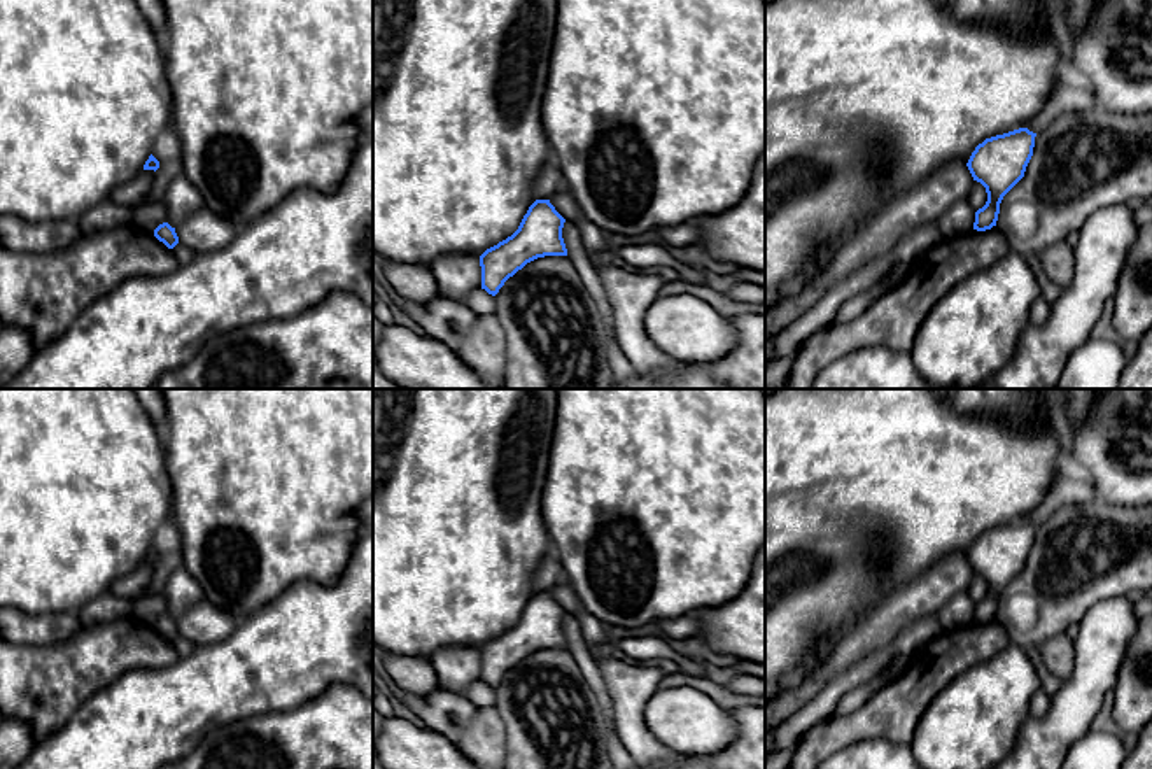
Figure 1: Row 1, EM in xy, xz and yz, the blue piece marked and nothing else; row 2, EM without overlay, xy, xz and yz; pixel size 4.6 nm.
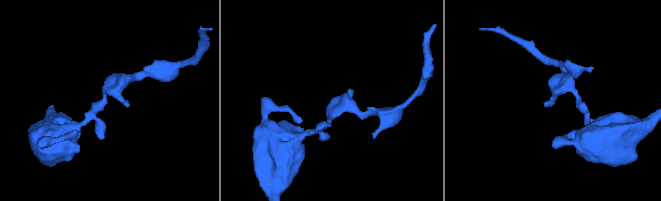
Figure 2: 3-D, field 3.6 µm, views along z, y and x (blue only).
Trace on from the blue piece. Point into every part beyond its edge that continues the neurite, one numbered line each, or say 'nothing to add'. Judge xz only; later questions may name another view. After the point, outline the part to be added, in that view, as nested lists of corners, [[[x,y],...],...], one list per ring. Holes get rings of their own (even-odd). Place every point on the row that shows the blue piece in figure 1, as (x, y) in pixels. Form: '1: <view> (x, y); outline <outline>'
nothing to add

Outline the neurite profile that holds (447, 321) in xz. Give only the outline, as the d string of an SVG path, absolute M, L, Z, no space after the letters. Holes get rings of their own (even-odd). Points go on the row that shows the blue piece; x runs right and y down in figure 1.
M441 294L427 303L399 300L399 305L424 329L425 336L445 343L455 354L476 321L476 314L466 303L452 301Z

